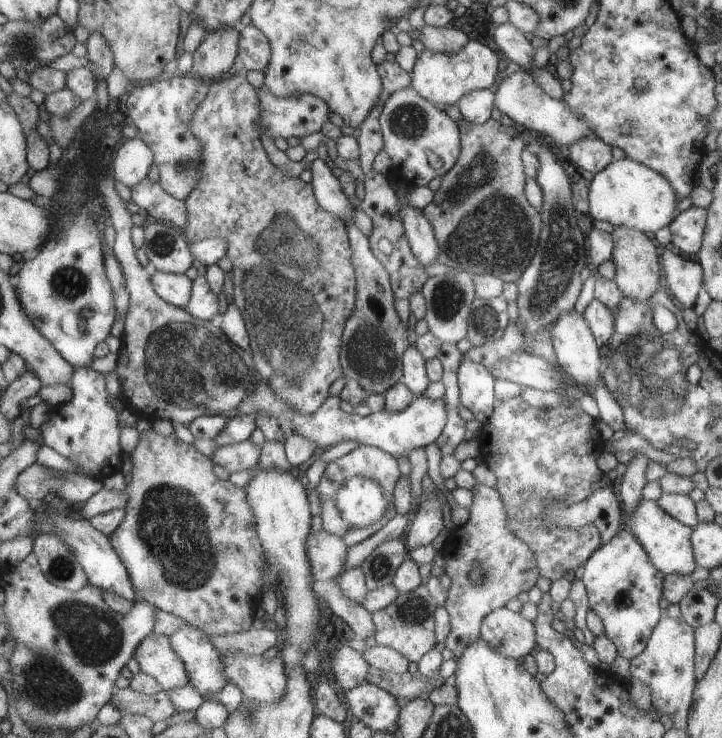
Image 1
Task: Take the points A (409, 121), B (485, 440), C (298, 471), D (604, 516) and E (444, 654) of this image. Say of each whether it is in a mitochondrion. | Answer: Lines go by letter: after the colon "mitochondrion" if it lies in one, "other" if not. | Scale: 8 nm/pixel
A: mitochondrion
B: other
C: other
D: other
E: other

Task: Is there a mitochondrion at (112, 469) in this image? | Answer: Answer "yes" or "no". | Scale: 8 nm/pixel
no

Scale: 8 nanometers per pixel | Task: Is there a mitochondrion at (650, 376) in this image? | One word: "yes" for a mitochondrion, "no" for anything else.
yes

